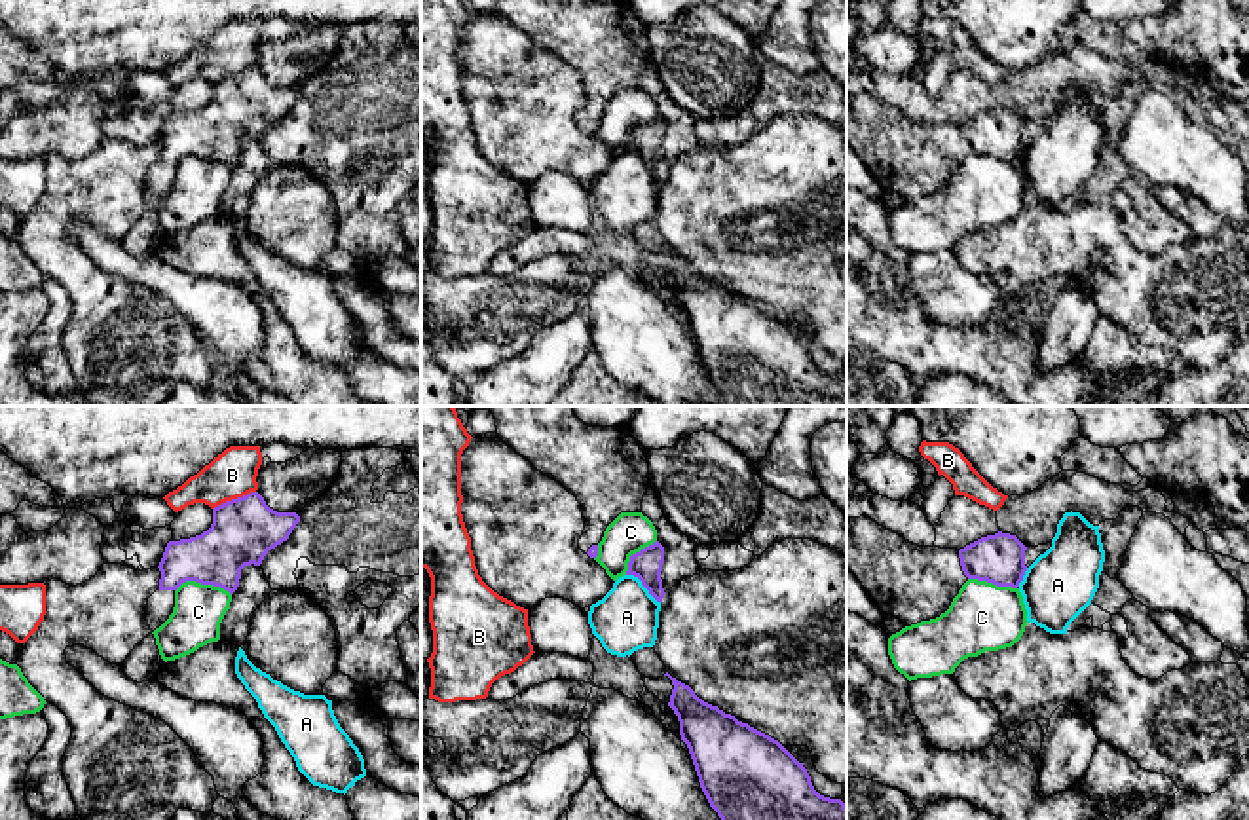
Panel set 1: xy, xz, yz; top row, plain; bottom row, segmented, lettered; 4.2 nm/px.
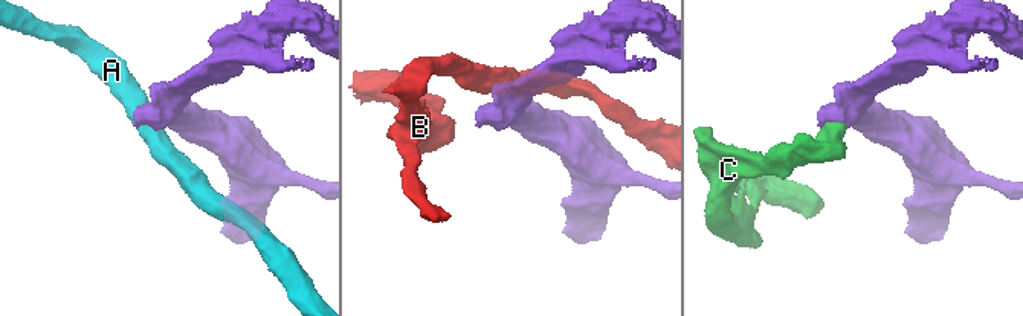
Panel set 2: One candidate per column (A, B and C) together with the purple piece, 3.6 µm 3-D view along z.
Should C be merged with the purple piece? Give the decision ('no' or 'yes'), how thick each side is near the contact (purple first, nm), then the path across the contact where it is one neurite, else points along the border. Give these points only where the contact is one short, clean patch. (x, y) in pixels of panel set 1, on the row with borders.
no | 260/220 nm | along xy (175, 589), (186, 581), (200, 581), (219, 585), (230, 595)

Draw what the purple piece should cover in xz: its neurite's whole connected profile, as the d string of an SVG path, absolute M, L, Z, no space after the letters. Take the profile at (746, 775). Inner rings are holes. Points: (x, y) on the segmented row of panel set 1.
M668 672L664 676L674 685L668 706L678 716L681 740L700 788L721 820L847 820L847 805L820 795L803 763L778 740L704 702Z

